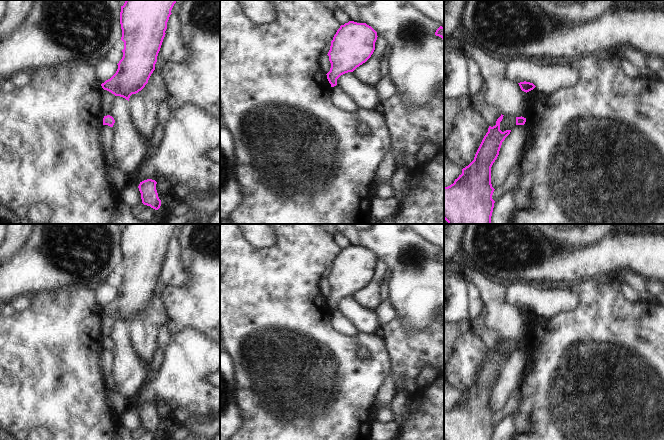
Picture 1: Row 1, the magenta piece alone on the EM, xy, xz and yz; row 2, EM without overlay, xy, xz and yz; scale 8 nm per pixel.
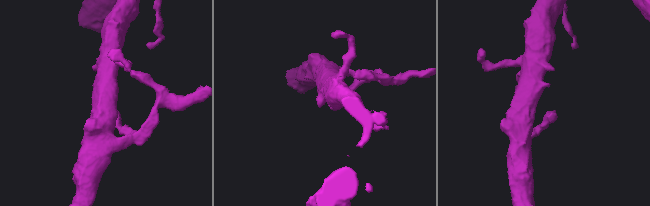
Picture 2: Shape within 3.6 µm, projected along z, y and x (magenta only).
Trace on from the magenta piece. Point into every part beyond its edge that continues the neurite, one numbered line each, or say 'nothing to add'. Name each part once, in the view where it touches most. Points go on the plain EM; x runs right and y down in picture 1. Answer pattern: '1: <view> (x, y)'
nothing to add

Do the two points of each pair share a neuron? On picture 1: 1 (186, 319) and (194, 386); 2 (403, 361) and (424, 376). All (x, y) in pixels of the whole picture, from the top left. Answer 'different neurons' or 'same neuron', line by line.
1: different neurons
2: different neurons

